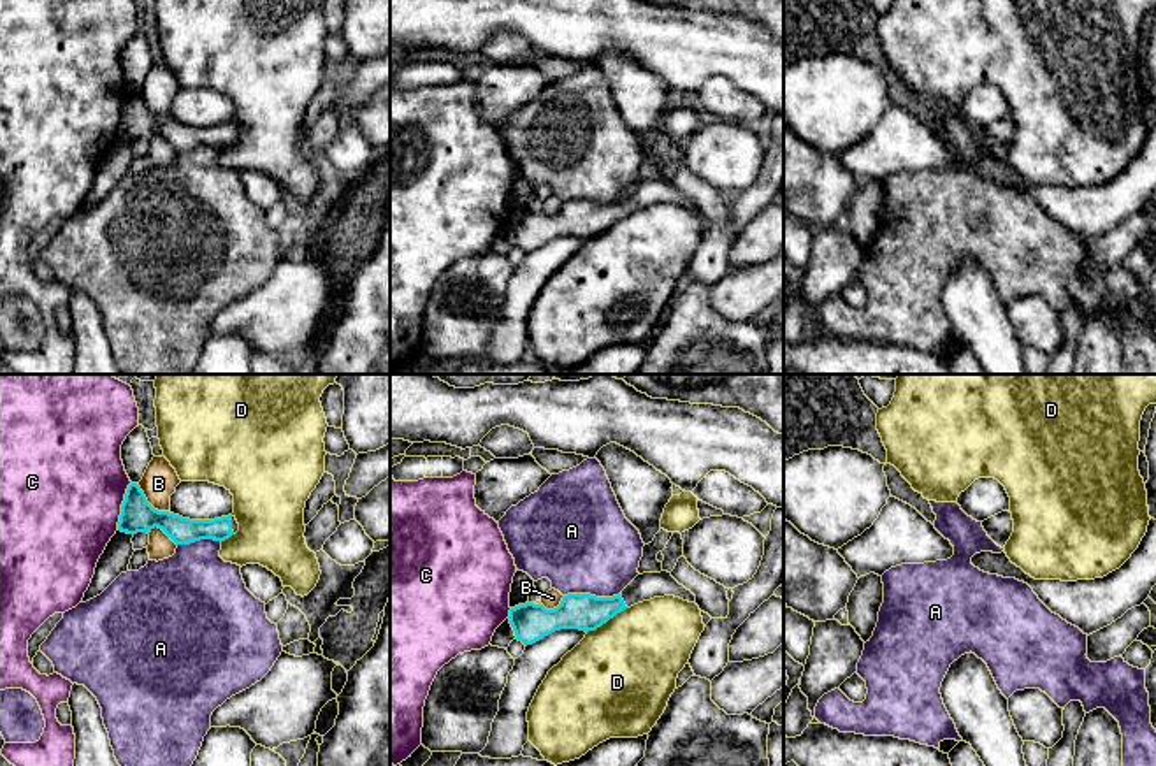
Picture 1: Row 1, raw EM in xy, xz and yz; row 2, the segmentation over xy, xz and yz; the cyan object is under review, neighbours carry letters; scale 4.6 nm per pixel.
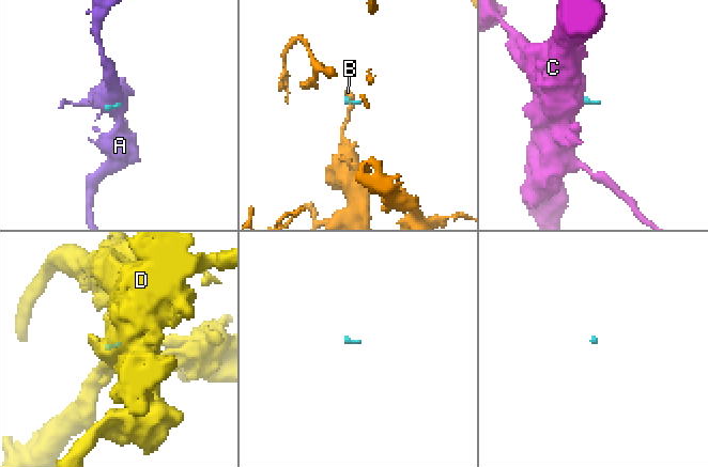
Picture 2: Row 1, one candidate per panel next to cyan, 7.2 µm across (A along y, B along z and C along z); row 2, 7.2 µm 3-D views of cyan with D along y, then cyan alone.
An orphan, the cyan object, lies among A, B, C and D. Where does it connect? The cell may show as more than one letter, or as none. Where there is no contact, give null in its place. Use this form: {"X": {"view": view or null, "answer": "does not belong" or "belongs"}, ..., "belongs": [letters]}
{"A": {"view": "xz", "answer": "does not belong"}, "B": {"view": "xy", "answer": "does not belong"}, "C": {"view": "xy", "answer": "does not belong"}, "D": {"view": "xz", "answer": "does not belong"}, "belongs": []}

